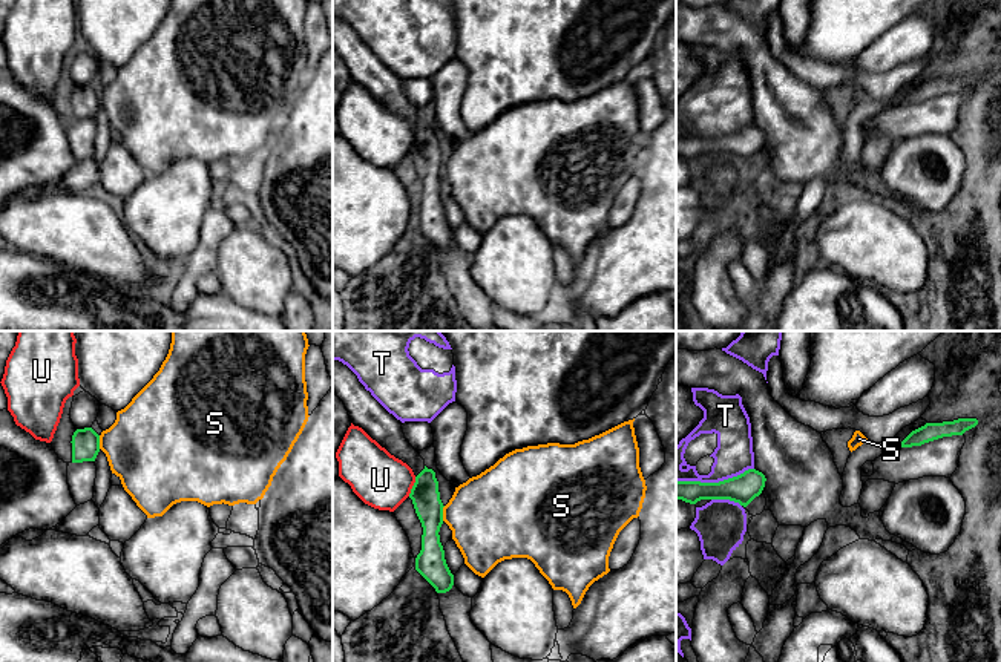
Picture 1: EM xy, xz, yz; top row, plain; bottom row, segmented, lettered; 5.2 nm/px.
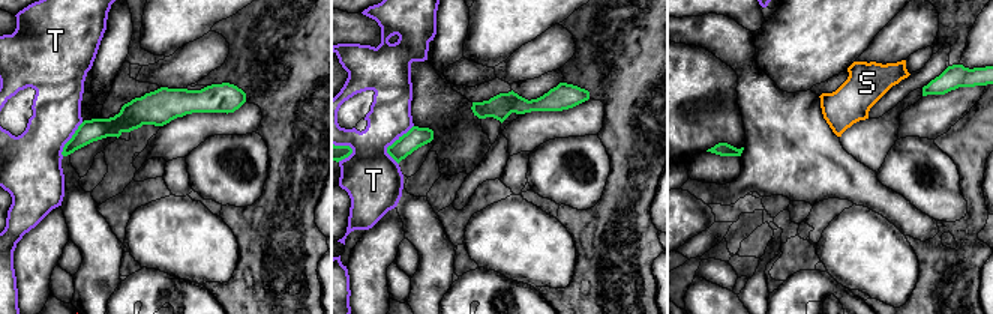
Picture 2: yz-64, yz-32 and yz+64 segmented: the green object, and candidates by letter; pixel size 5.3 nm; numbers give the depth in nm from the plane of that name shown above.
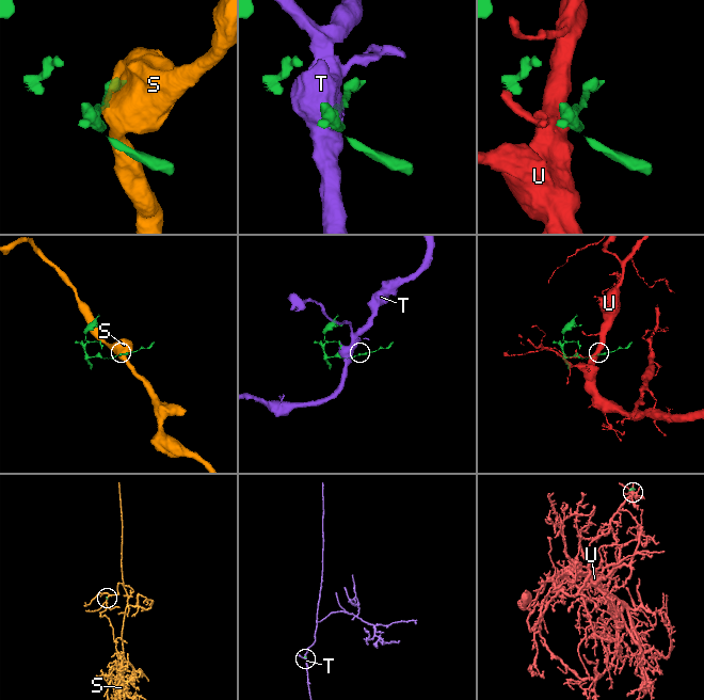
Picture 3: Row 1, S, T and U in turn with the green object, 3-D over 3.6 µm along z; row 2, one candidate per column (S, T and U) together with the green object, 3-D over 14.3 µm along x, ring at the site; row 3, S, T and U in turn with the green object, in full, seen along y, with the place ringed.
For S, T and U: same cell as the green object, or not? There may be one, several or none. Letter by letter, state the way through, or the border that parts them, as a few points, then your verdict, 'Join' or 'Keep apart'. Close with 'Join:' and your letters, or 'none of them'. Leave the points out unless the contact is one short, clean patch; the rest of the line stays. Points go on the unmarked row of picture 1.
S: Boundary: xz (445, 163), (442, 176). Keep apart
T: Keep apart
U: Boundary: xz (416, 134), (408, 152). Keep apart
Join: none of them

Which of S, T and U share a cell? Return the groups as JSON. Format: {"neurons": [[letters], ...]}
{"neurons": [["S"], ["T"], ["U"]]}

